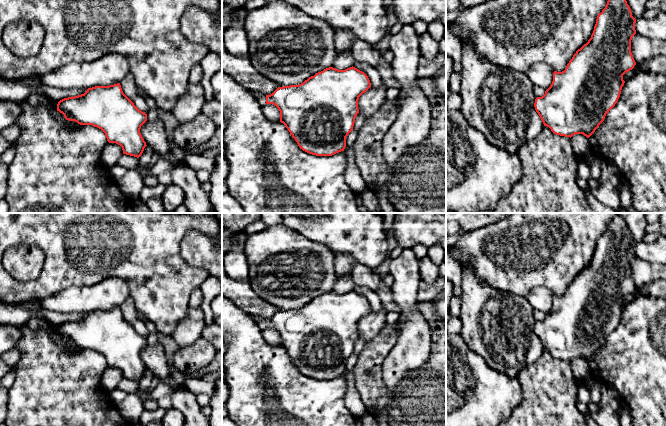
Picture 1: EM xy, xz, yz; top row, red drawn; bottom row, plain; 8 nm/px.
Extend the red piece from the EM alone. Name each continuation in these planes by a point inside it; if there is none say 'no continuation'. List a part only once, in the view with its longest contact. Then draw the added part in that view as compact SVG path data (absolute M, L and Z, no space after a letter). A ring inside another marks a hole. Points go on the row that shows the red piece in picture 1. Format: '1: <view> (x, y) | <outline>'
1: xz (261, 98) | M252 92L253 97L258 101L260 105L265 105L266 95L257 92Z

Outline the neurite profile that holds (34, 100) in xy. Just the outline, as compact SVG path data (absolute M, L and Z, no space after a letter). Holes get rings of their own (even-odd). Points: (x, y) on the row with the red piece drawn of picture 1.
M33 94L30 95L26 101L31 106L45 105L49 109L49 112L52 114L53 118L59 121L67 129L75 129L80 126L80 124L75 121L66 120L64 115L57 110L58 103L46 96Z

